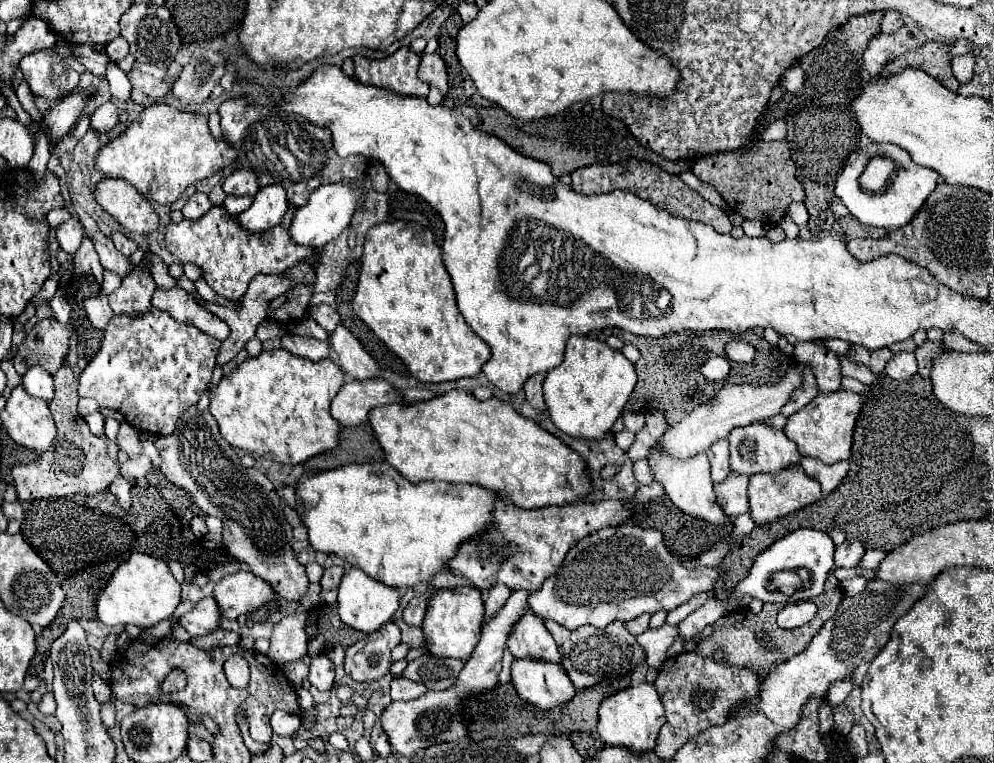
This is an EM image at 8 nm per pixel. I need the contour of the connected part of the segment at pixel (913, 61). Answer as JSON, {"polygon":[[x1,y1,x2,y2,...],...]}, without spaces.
{"polygon":[[928,41,926,45,920,45,920,47,904,53,900,57,896,57,892,63,888,63,884,67,882,75,896,75,906,67,916,67,916,69,926,71,936,81,940,81,946,89,958,91,960,83,952,75,952,65,950,65,948,51,950,51,950,47,946,43]]}

